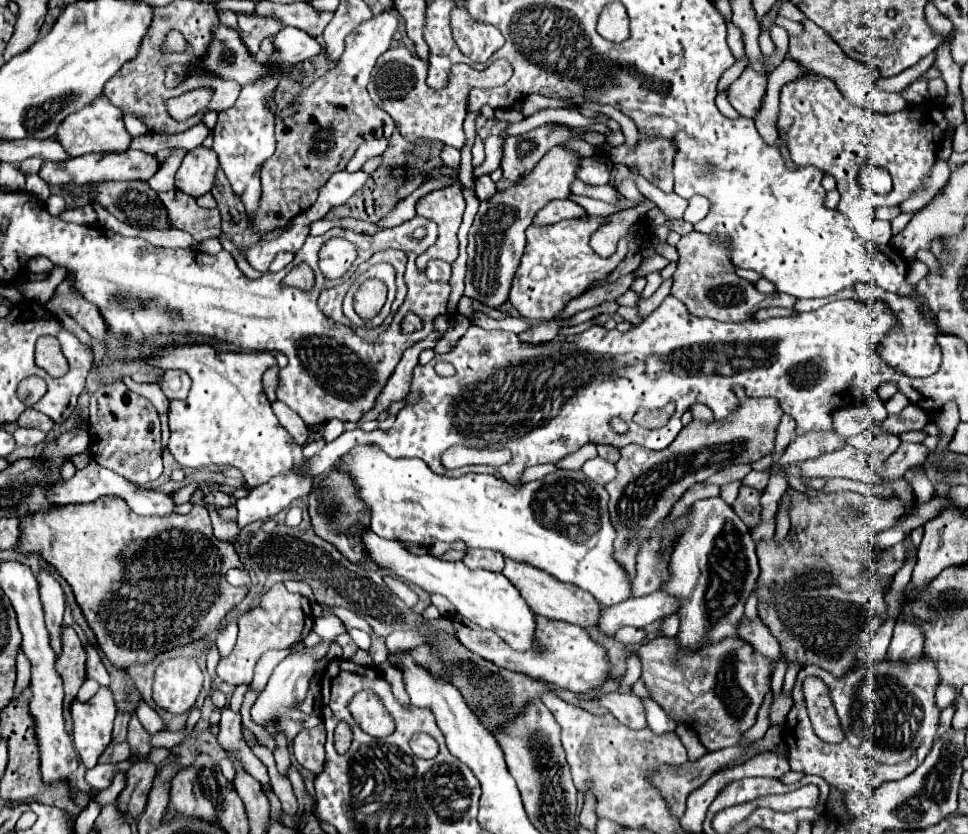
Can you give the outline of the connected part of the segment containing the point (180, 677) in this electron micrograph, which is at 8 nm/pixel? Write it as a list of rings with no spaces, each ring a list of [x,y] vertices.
[[[177,657],[159,663],[155,685],[153,685],[153,701],[159,709],[183,715],[195,707],[195,701],[203,687],[203,671],[195,659]]]

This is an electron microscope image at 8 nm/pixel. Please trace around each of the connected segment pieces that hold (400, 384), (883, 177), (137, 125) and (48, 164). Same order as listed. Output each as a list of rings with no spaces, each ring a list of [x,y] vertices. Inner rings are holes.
[[[429,333],[427,339],[419,341],[417,345],[409,347],[409,349],[403,353],[401,361],[399,361],[397,367],[395,367],[395,373],[391,375],[391,379],[387,381],[387,385],[381,389],[379,397],[375,399],[375,405],[373,405],[375,409],[369,409],[369,411],[363,415],[363,419],[377,419],[377,415],[379,415],[383,409],[387,409],[391,401],[401,401],[401,397],[405,397],[405,389],[409,389],[409,373],[413,371],[413,365],[417,365],[419,353],[421,353],[423,349],[427,349],[427,347],[433,347],[435,341],[437,341],[437,337],[439,337],[437,333]]]
[[[865,165],[865,169],[861,169],[861,183],[877,195],[887,195],[893,189],[889,173],[877,169],[877,165]]]
[[[127,113],[127,115],[125,115],[125,129],[131,133],[131,137],[137,137],[137,135],[149,133],[149,129],[145,129],[145,125],[141,123],[141,119],[133,117],[131,113]]]
[[[143,151],[125,153],[91,153],[85,157],[71,157],[67,161],[45,161],[41,167],[41,179],[49,185],[87,185],[87,183],[105,183],[105,181],[147,181],[159,169],[159,161],[153,155]]]

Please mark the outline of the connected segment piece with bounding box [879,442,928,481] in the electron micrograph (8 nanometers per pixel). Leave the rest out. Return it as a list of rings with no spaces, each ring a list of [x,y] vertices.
[[[901,442],[899,449],[889,457],[889,467],[887,467],[887,475],[879,477],[879,479],[897,479],[903,477],[903,473],[913,467],[913,465],[921,465],[927,457],[927,447],[923,443]]]

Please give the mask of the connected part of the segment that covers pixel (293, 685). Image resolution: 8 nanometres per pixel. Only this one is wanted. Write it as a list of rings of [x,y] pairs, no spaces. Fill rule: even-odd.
[[[319,617],[315,619],[315,627],[313,631],[323,637],[323,643],[317,645],[317,647],[311,647],[307,649],[303,655],[301,653],[295,653],[295,655],[289,655],[285,657],[273,671],[273,675],[269,677],[269,683],[265,687],[265,691],[257,697],[257,701],[253,703],[251,707],[251,719],[255,723],[261,723],[265,727],[273,727],[277,733],[283,733],[287,739],[295,739],[295,735],[303,729],[309,729],[309,727],[315,727],[322,722],[320,714],[316,711],[311,715],[307,715],[299,709],[299,705],[305,701],[307,697],[307,691],[309,691],[309,681],[313,677],[313,669],[315,669],[315,661],[319,659],[321,661],[321,667],[325,665],[325,653],[329,649],[329,645],[335,641],[337,635],[341,635],[345,631],[341,619],[337,617]]]

